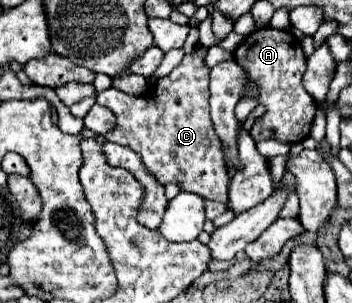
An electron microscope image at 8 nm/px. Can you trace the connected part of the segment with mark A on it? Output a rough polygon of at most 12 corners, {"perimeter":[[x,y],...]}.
{"perimeter":[[261,28],[235,60],[267,112],[255,142],[309,136],[317,104],[305,54],[287,30]]}

